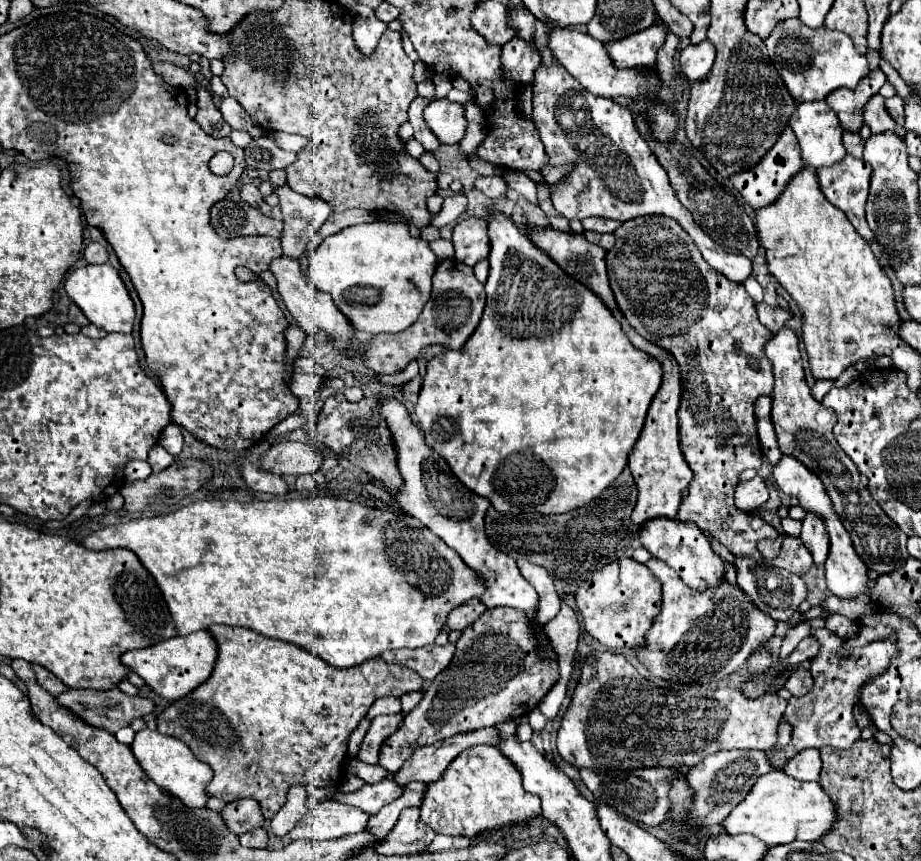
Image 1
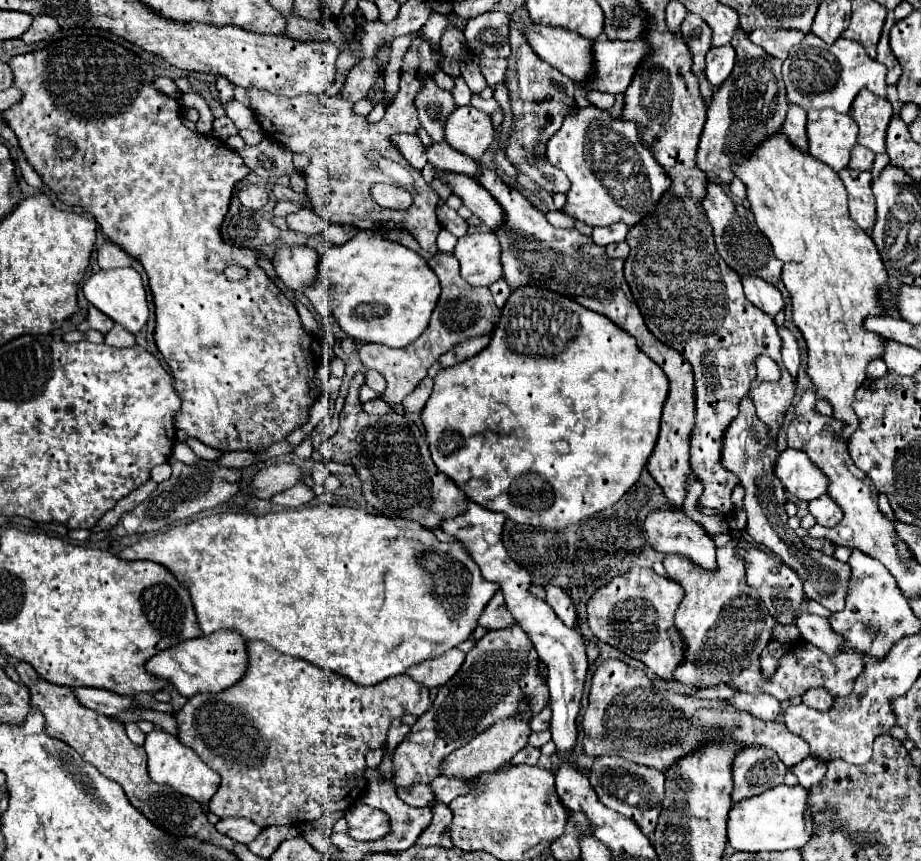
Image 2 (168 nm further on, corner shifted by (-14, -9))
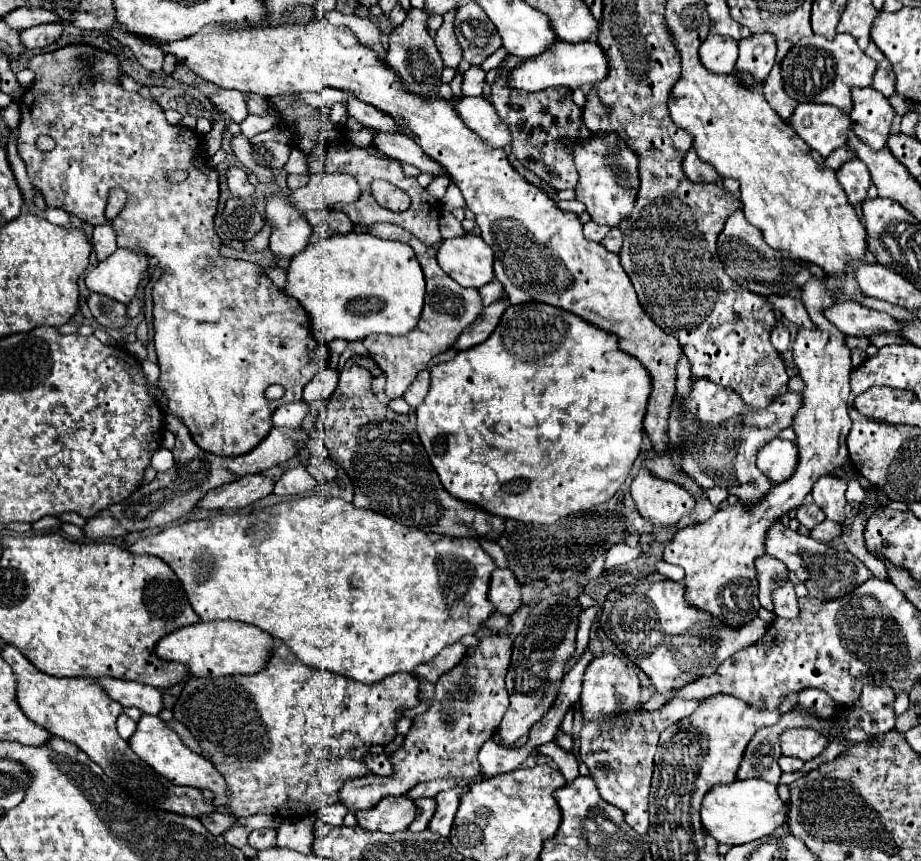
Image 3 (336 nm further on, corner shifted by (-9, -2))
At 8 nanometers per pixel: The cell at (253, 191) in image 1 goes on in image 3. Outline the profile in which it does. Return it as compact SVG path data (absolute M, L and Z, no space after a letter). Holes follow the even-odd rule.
M229 167L227 169L227 183L229 189L235 197L251 197L253 195L253 185L247 181L247 173L239 167Z

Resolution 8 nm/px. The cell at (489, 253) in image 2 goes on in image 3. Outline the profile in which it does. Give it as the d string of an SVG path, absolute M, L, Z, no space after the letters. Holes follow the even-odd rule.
M475 233L445 239L437 251L437 261L461 287L479 289L493 281L493 251Z

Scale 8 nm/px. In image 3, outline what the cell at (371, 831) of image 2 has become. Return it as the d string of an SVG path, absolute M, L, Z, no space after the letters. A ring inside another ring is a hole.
M383 797L371 811L357 811L359 825L369 831L383 831L383 833L395 833L405 831L413 819L415 819L417 807L415 801L409 797Z

